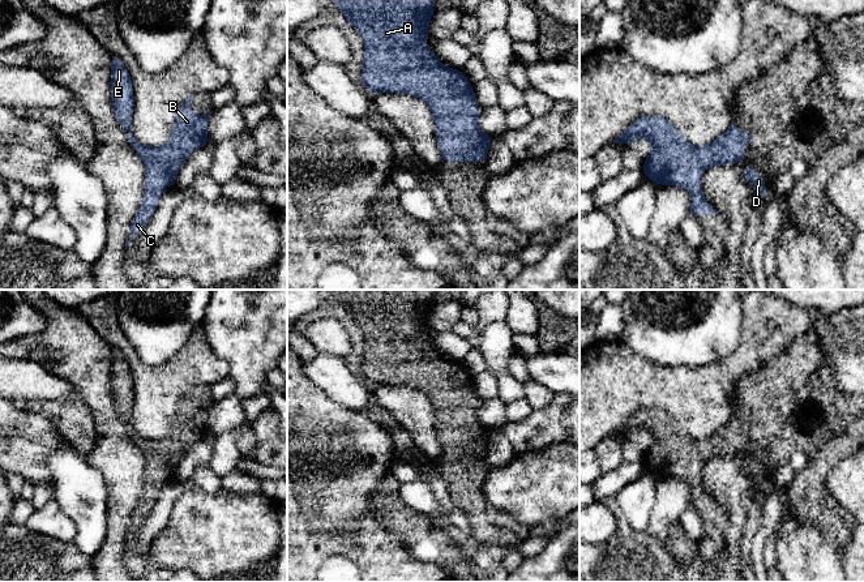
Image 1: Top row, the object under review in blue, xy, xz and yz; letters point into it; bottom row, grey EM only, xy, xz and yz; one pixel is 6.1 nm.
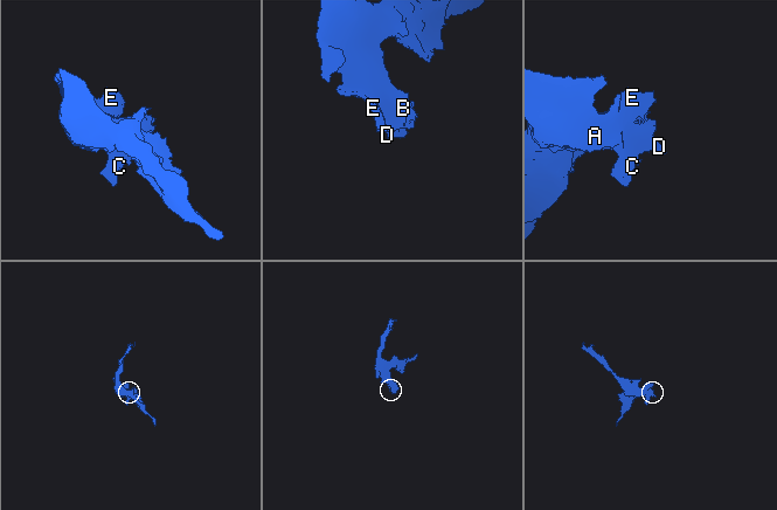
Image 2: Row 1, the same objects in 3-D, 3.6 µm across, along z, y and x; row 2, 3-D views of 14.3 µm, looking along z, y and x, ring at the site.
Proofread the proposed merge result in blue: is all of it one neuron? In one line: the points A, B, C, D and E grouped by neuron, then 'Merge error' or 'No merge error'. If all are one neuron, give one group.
Groups: A B C D E. No merge error

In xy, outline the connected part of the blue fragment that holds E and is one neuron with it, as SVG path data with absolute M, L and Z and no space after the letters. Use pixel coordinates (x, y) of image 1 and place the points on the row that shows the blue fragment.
M112 55L112 61L111 61L111 95L112 95L115 117L117 123L128 132L131 146L141 157L146 168L145 194L141 207L132 221L131 236L127 244L127 249L128 249L132 241L132 236L138 235L145 227L145 224L153 217L153 213L157 209L163 188L166 185L170 187L176 185L177 171L183 167L185 159L196 149L210 144L208 138L208 123L209 123L210 114L196 115L193 110L189 108L189 103L193 100L194 97L191 95L179 106L175 114L175 124L171 130L170 141L162 146L144 146L133 137L133 132L131 128L132 114L134 107L132 80L121 59L116 55Z

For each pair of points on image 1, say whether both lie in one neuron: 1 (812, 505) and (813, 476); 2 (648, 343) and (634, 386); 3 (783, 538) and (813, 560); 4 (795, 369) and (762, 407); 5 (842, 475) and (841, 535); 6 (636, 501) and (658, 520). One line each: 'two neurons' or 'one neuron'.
1: one neuron
2: two neurons
3: one neuron
4: one neuron
5: two neurons
6: two neurons

